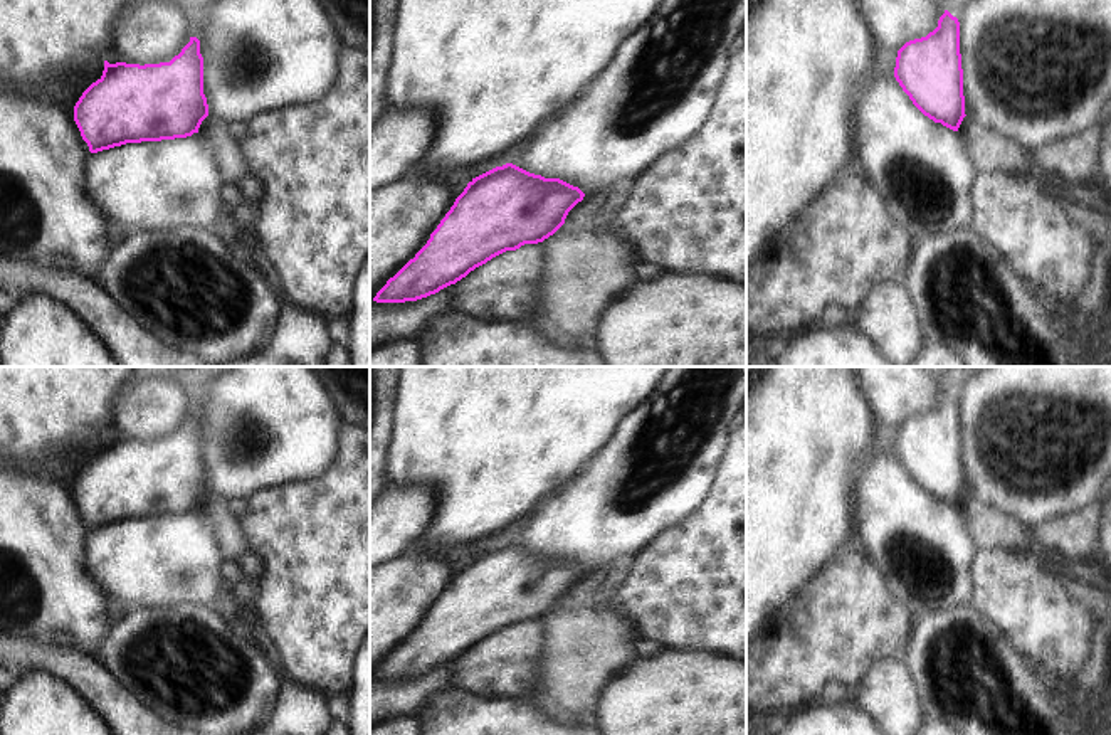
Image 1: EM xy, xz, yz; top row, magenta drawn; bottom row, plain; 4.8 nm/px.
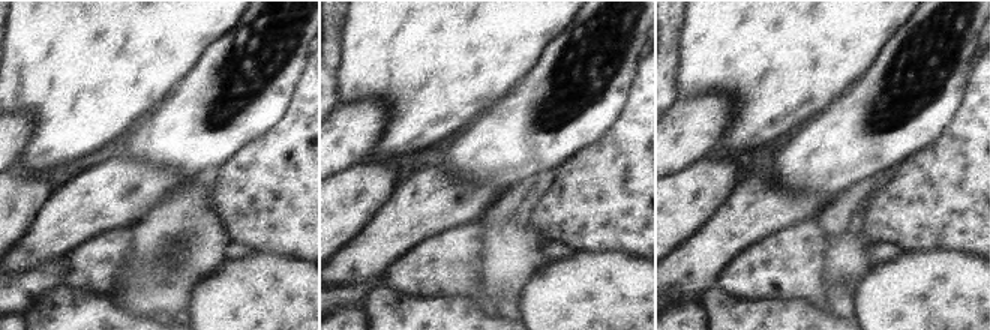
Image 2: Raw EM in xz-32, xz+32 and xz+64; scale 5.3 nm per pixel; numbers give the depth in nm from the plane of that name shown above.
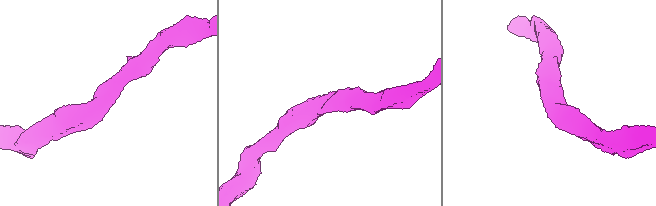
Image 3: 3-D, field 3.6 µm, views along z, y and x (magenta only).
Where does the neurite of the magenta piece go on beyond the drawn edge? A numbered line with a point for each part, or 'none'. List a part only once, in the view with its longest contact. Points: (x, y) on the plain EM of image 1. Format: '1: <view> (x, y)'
none

